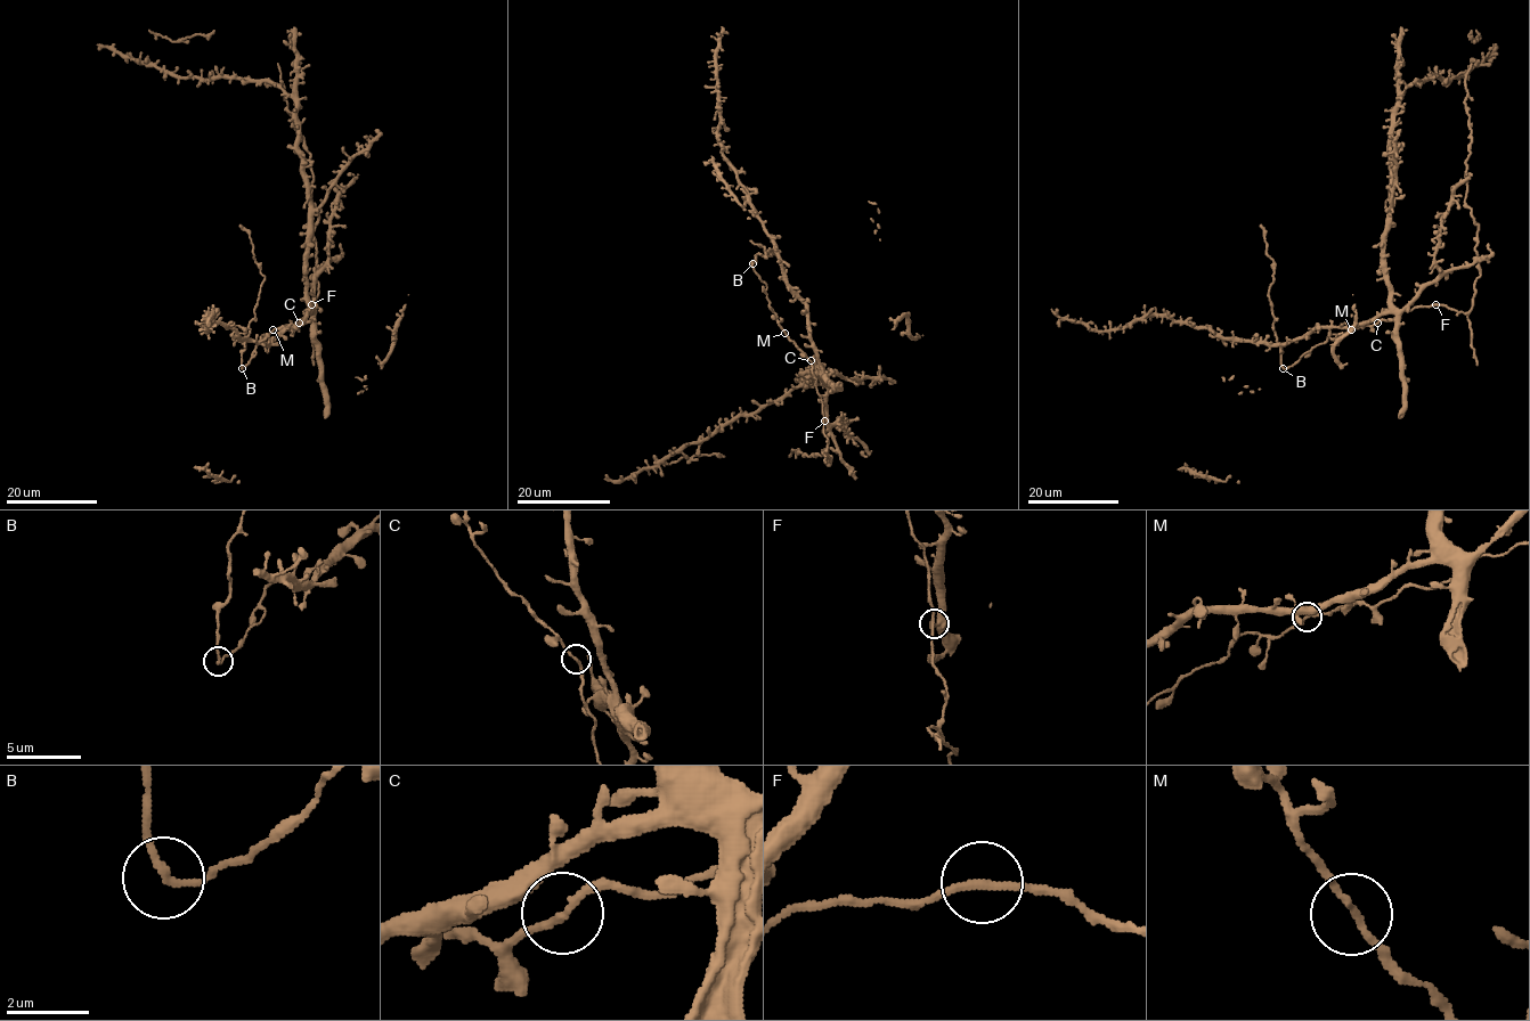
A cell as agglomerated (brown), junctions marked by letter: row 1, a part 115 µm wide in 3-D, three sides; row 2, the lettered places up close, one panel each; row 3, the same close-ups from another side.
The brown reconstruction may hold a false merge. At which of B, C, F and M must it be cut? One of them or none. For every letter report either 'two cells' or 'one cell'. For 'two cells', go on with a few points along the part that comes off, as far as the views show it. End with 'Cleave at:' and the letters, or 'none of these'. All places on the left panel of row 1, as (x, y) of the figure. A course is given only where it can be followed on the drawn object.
B: two cells; course (242, 368), (247, 327), (254, 317), (253, 309), (263, 277), (254, 261), (250, 234), (239, 226)
C: one cell
F: one cell
M: one cell
Cleave at: B

